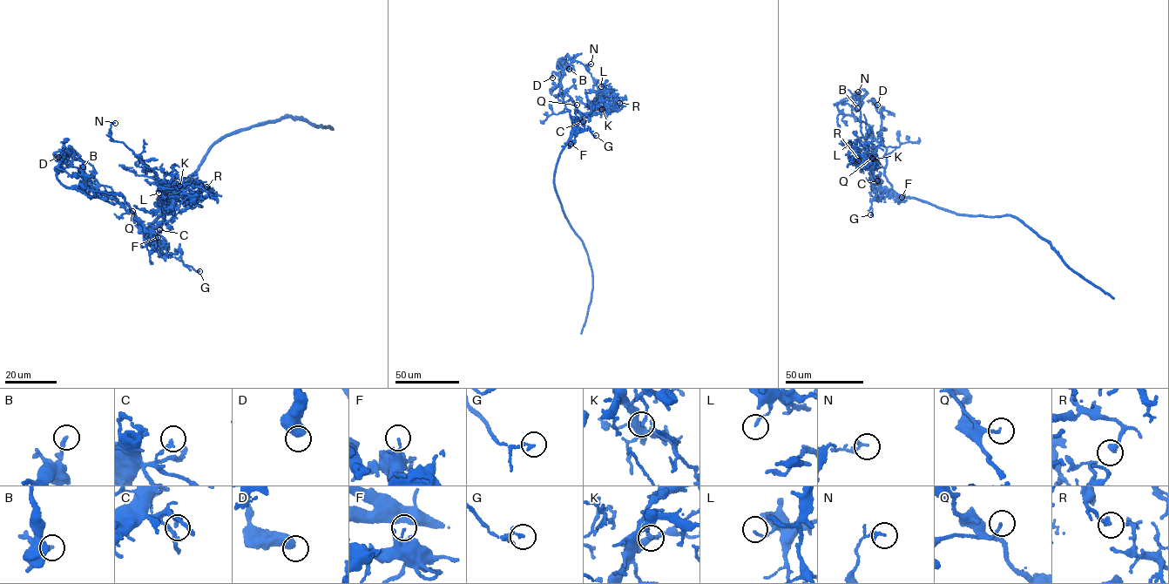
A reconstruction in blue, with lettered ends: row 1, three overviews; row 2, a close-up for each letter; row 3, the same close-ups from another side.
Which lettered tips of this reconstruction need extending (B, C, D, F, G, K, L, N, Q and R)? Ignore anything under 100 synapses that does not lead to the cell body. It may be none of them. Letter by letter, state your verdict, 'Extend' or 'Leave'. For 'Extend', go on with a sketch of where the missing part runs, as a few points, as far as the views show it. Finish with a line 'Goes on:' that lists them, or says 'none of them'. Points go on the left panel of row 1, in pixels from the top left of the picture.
B: Leave
C: Leave
D: Leave
F: Leave
G: Leave
K: Leave
L: Leave
N: Leave
Q: Leave
R: Leave
Goes on: none of them

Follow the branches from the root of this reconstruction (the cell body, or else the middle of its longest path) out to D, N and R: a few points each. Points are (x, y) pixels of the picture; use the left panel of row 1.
D: (159, 217), (146, 231), (150, 239), (124, 197), (99, 195), (91, 165), (66, 148), (54, 154), (58, 157)
N: (159, 217), (146, 231), (150, 245), (152, 229), (163, 219), (164, 187), (154, 169), (112, 139), (115, 123)
R: (159, 217), (146, 231), (150, 245), (152, 229), (163, 219), (162, 200), (172, 200), (184, 188), (206, 186)

